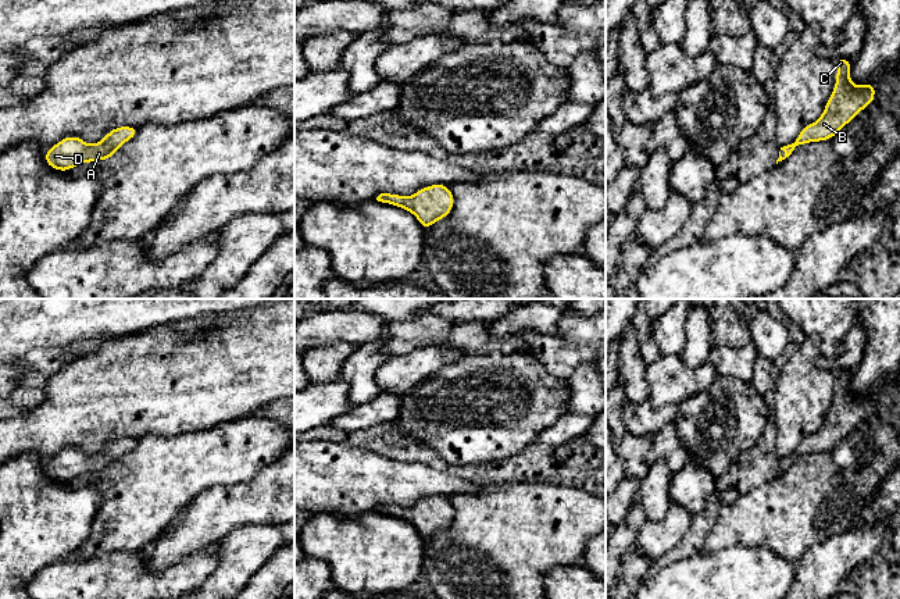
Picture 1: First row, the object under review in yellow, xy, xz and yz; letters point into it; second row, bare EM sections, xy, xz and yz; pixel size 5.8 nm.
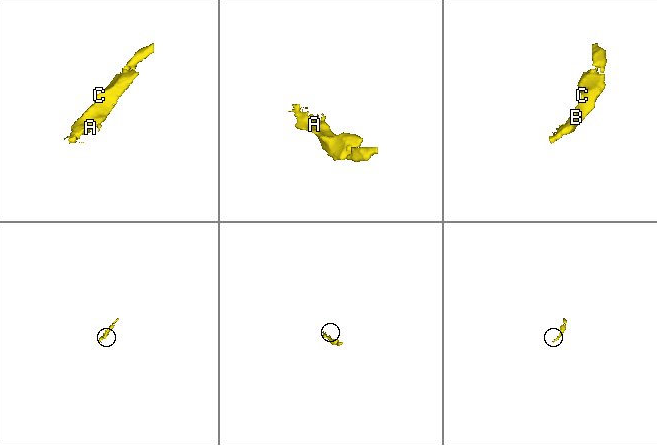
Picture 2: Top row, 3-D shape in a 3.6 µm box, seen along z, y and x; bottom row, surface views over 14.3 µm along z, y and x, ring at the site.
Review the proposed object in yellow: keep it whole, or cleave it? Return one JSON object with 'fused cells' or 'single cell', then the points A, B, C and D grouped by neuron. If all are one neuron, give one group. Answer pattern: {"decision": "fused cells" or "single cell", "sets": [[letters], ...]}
{"decision": "single cell", "sets": [["A", "B", "C", "D"]]}

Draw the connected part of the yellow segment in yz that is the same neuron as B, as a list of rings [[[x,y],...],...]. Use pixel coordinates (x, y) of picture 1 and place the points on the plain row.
[[[836,370],[836,395],[822,427],[806,436],[794,454],[781,459],[776,475],[792,466],[796,457],[832,450],[861,421],[875,411],[875,395],[857,397],[850,392],[851,371]]]

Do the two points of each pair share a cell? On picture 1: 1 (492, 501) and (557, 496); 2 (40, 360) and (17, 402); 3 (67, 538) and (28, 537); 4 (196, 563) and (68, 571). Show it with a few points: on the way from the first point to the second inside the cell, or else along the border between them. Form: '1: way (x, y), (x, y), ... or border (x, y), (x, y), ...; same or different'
1: way (509, 501), (540, 501); same
2: way (38, 370), (27, 392); same
3: way (57, 535), (38, 535); same
4: way (164, 584), (100, 584); same

